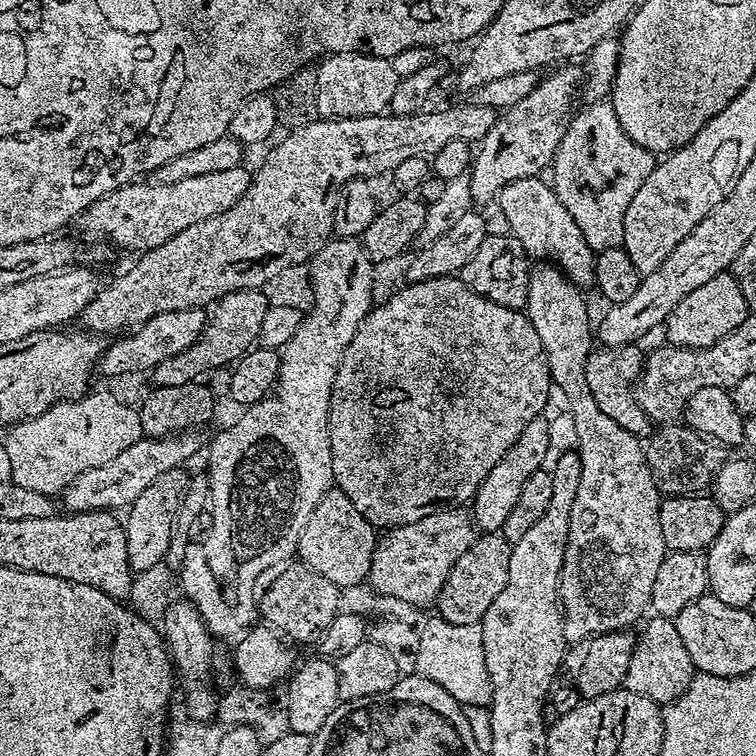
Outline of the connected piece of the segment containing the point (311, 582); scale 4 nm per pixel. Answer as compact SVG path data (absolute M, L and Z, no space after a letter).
M292 562L281 567L269 579L268 586L260 598L260 613L263 619L269 620L267 623L277 633L285 637L288 635L300 644L312 644L315 640L317 643L342 611L340 596L342 589L330 582L330 578L322 578L322 574L306 567L302 562Z

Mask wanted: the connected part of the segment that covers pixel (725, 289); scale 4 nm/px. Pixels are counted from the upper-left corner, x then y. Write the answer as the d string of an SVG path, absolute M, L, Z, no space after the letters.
M731 271L710 278L710 282L690 290L674 310L670 310L668 319L662 325L662 333L669 345L674 348L705 348L714 346L726 334L730 334L750 314L746 298L742 298L742 286L732 277Z

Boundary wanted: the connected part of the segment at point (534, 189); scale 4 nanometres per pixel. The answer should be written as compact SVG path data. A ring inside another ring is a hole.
M527 176L510 182L499 194L498 211L506 214L510 235L522 242L533 261L551 262L577 286L595 285L597 253L592 251L570 210L558 202L558 194L547 179Z

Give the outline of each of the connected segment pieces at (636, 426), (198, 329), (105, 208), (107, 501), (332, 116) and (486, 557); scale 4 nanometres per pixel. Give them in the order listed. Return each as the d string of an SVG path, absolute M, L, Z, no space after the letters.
M636 344L618 349L601 347L588 357L588 365L584 368L590 394L594 394L594 402L598 402L598 410L614 418L614 422L618 422L618 426L622 426L630 434L641 438L651 437L654 432L654 421L638 399L638 385L644 375L645 361L645 349L640 349Z
M191 308L190 310L178 310L158 314L150 318L146 323L139 325L131 334L120 334L115 337L112 345L101 351L98 361L98 372L104 376L124 376L127 372L138 371L147 373L158 362L170 358L187 348L199 338L208 320L208 312L203 308Z
M241 166L234 170L218 170L215 174L201 174L199 178L186 178L170 186L151 182L123 184L118 190L98 198L85 212L80 213L78 224L88 232L97 232L97 237L117 244L120 248L133 248L136 254L143 254L162 246L174 234L194 226L194 222L206 222L222 210L230 210L246 194L253 178L251 171Z
M182 432L178 436L166 436L162 440L141 438L134 446L126 446L118 458L110 458L110 462L102 462L102 466L94 466L90 470L82 470L78 478L74 478L59 493L58 500L65 513L97 512L99 510L124 510L166 470L187 465L187 460L200 448L199 435Z
M334 52L325 55L316 68L316 114L326 120L345 120L363 116L383 116L390 109L390 98L398 90L400 76L394 74L391 59L362 52Z
M500 532L477 535L476 541L454 562L446 582L442 586L435 607L440 608L439 619L448 624L479 624L484 619L490 602L506 590L506 578L510 578L510 554L512 544Z

